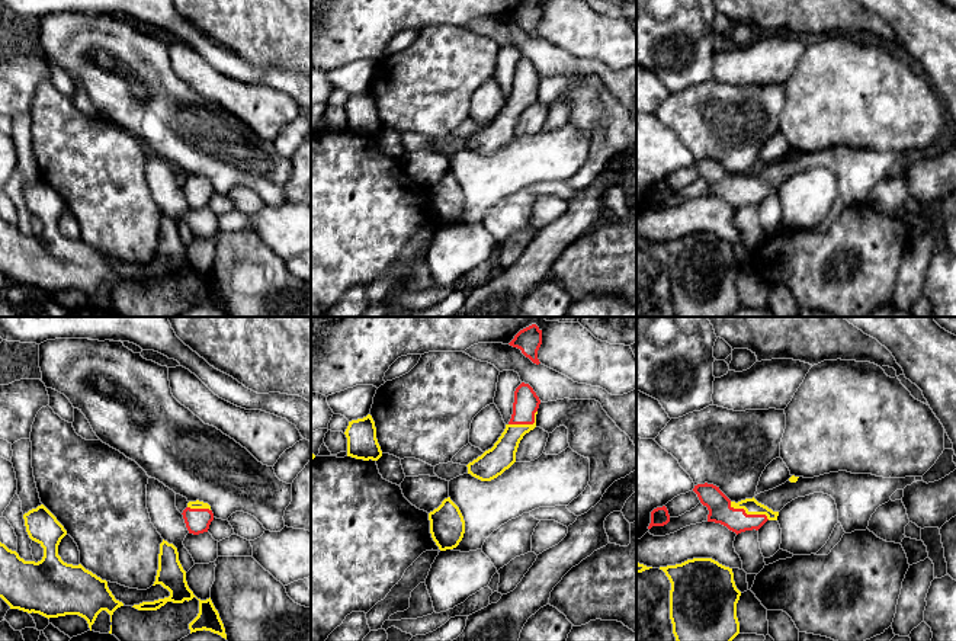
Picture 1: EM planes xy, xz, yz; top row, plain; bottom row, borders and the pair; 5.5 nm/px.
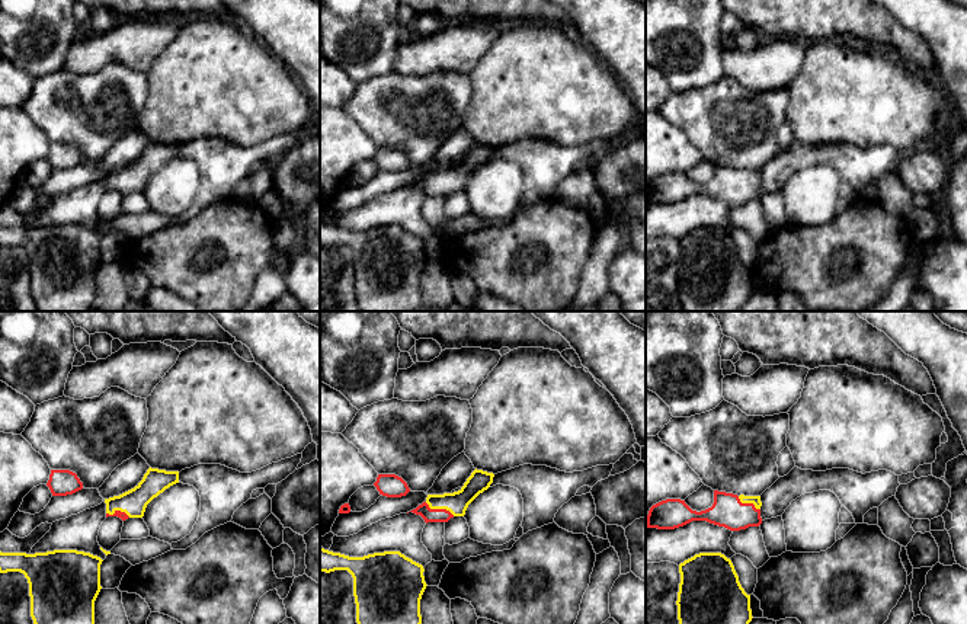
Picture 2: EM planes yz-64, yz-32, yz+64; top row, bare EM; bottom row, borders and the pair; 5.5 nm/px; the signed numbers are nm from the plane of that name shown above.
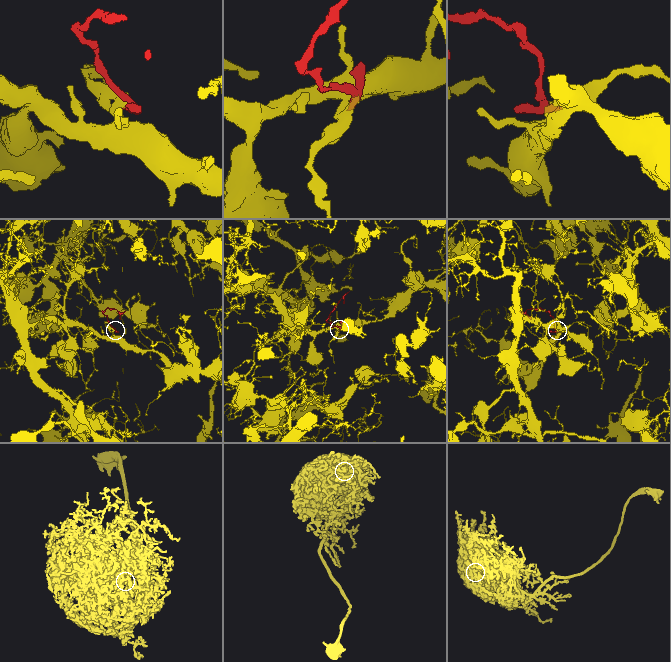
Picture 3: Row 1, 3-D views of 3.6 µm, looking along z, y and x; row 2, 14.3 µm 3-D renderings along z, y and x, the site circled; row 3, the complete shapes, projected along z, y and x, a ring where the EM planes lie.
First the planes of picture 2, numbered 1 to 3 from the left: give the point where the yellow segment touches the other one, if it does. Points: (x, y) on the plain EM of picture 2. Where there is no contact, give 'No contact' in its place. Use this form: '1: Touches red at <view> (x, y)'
1: Touches red at yz-64 (118, 185)
2: Touches red at yz-32 (439, 184)
3: Touches red at yz+64 (748, 178)

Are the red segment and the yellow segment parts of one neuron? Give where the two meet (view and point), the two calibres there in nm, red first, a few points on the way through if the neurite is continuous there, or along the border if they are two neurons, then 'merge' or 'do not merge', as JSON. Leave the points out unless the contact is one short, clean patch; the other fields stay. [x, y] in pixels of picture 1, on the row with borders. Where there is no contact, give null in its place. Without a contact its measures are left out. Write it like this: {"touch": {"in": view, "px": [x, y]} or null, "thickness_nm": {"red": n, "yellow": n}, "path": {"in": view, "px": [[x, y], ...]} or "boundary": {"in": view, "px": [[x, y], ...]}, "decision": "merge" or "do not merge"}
{"touch": {"in": "yz", "px": [748, 515]}, "thickness_nm": {"red": 130, "yellow": 90}, "path": {"in": "yz", "px": [[718, 505], [731, 515], [748, 515], [751, 506]]}, "decision": "merge"}

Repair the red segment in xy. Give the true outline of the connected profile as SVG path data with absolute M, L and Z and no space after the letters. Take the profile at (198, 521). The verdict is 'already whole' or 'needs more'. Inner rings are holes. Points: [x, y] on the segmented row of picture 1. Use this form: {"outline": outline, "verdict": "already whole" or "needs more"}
{"outline": "M199 500L189 501L182 515L189 533L193 535L208 532L209 525L214 520L211 506Z", "verdict": "needs more"}

